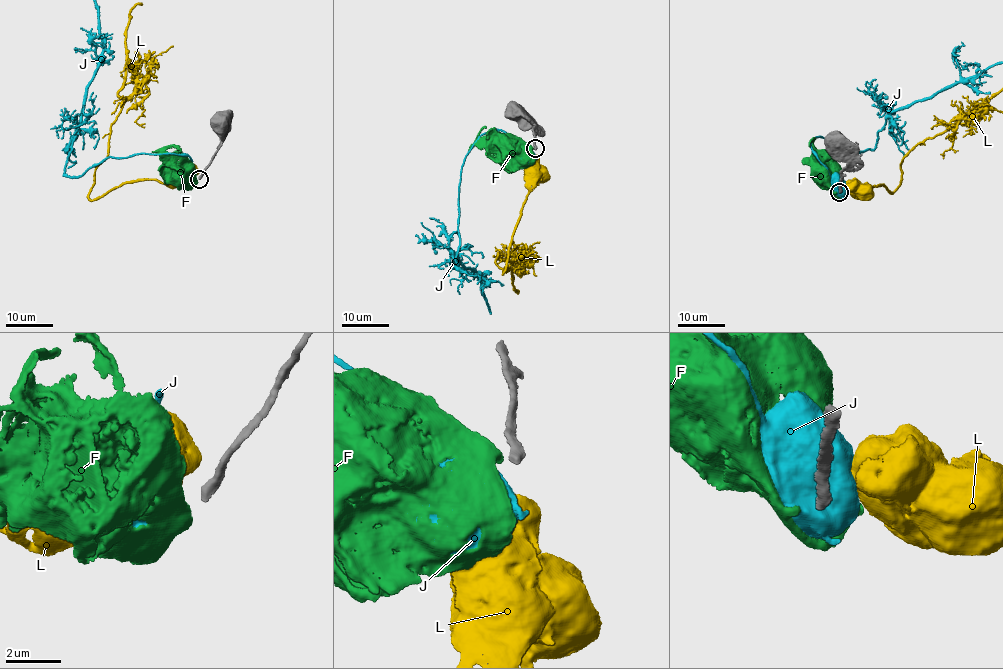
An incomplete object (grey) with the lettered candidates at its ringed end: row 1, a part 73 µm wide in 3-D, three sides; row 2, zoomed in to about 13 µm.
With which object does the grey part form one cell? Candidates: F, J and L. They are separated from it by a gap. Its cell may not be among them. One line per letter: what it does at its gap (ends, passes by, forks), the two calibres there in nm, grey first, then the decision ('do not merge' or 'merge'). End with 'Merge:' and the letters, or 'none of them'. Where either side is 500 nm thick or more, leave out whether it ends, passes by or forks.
F: it ends; calibres 360 and 440 nm; do not merge
J: calibres 360 and 900 nm; do not merge
L: calibres 360 and 650 nm; do not merge
Merge: none of them

